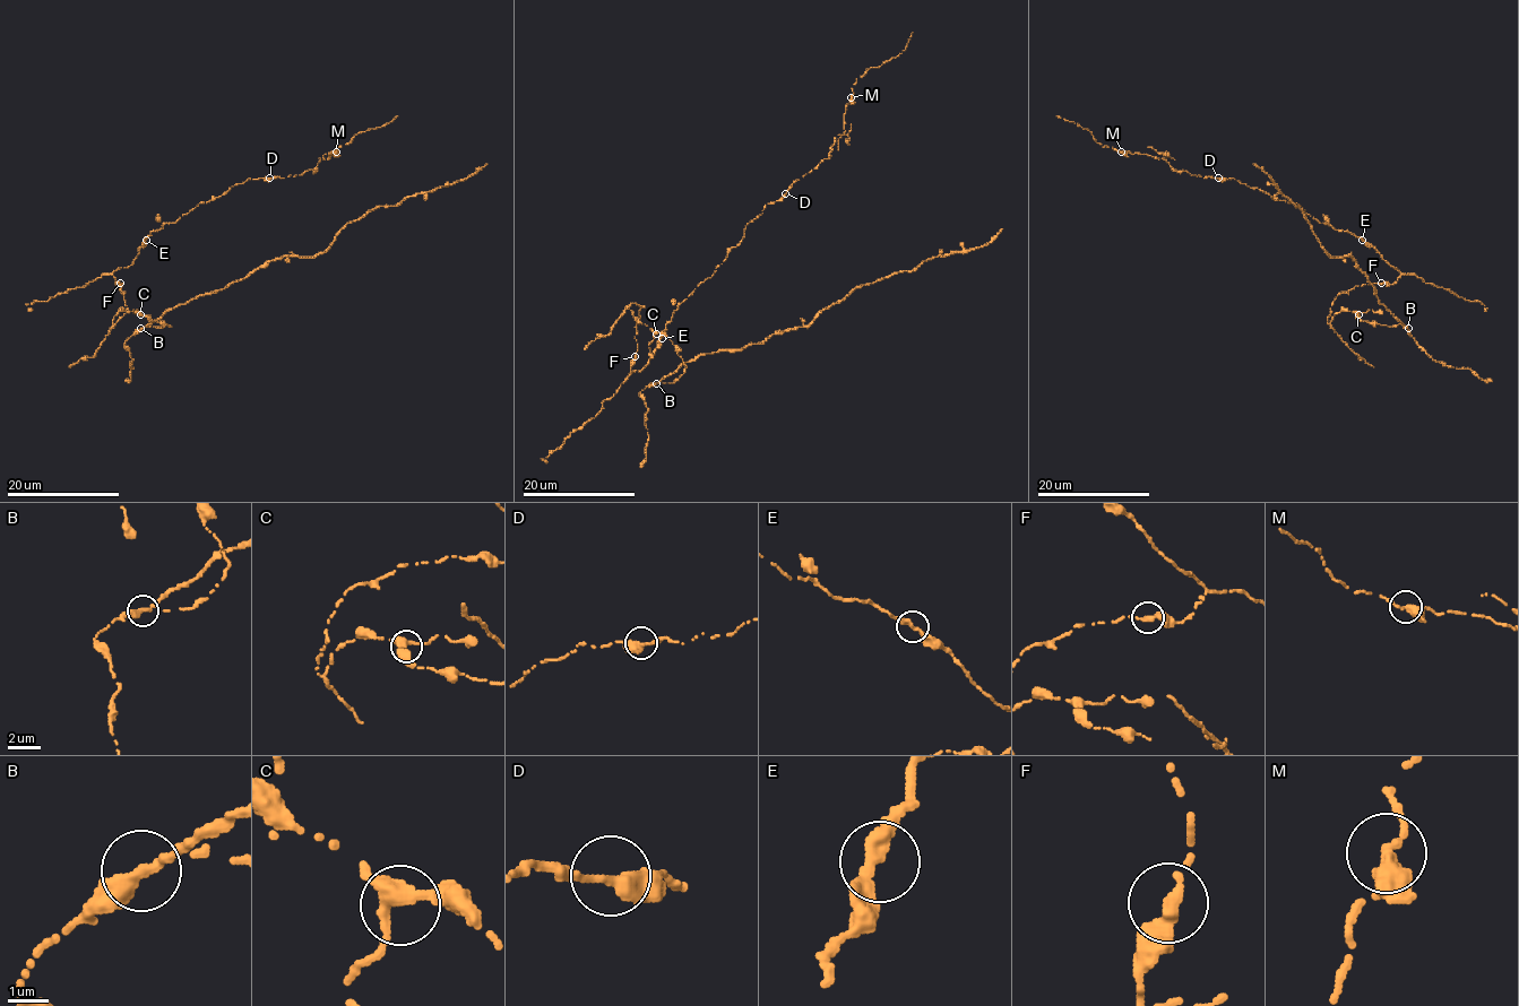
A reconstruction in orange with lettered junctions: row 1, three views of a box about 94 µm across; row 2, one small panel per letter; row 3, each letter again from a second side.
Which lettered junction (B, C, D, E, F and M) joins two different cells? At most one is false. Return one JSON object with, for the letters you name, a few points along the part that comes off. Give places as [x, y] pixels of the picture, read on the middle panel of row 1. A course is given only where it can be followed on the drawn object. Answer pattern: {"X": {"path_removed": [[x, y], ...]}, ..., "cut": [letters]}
{"B": {"path_removed": [[656, 383], [700, 355], [740, 350], [805, 327], [863, 285], [939, 256], [985, 245], [1002, 228]]}, "cut": ["B"]}

